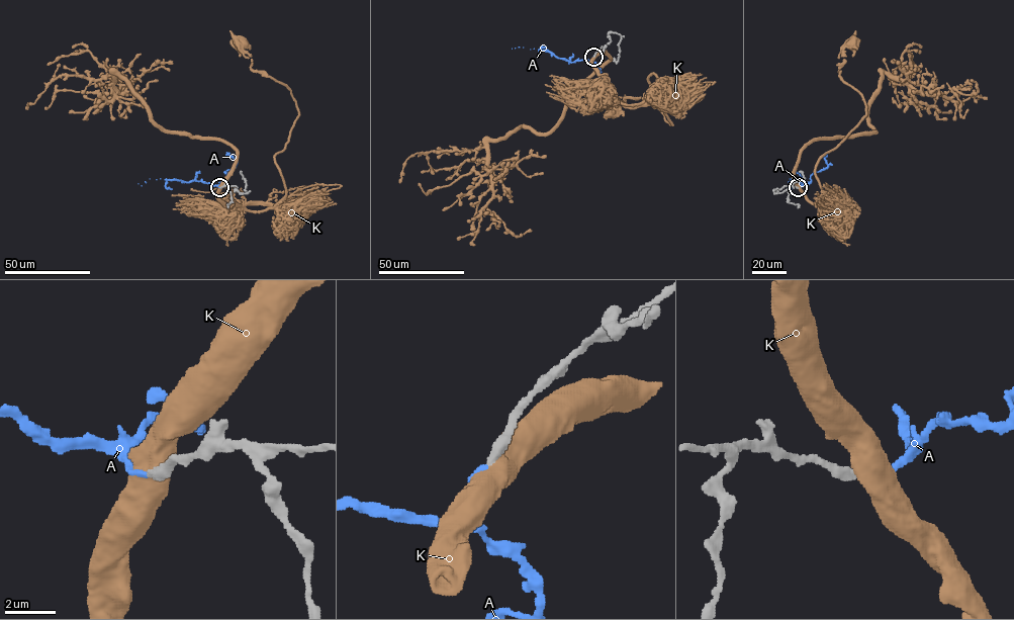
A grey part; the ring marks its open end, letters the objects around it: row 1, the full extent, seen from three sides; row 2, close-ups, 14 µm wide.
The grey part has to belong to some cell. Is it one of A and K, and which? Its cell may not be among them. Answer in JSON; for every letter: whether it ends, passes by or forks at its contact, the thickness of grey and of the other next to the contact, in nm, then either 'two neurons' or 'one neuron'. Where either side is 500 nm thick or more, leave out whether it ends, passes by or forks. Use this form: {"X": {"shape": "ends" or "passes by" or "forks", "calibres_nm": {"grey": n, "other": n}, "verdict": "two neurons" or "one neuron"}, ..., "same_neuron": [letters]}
{"A": {"shape": "ends", "calibres_nm": {"grey": 380, "other": 220}, "verdict": "one neuron"}, "K": {"calibres_nm": {"grey": 440, "other": 750}, "verdict": "two neurons"}, "same_neuron": ["A"]}

